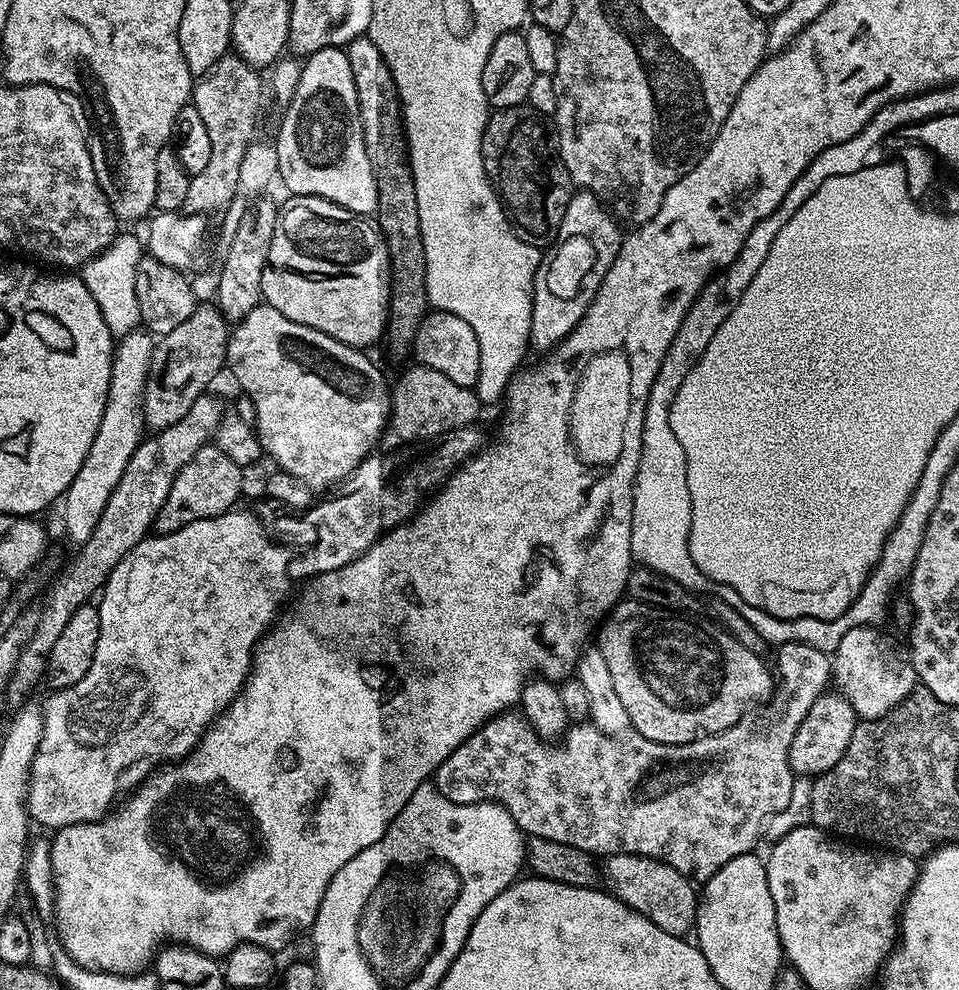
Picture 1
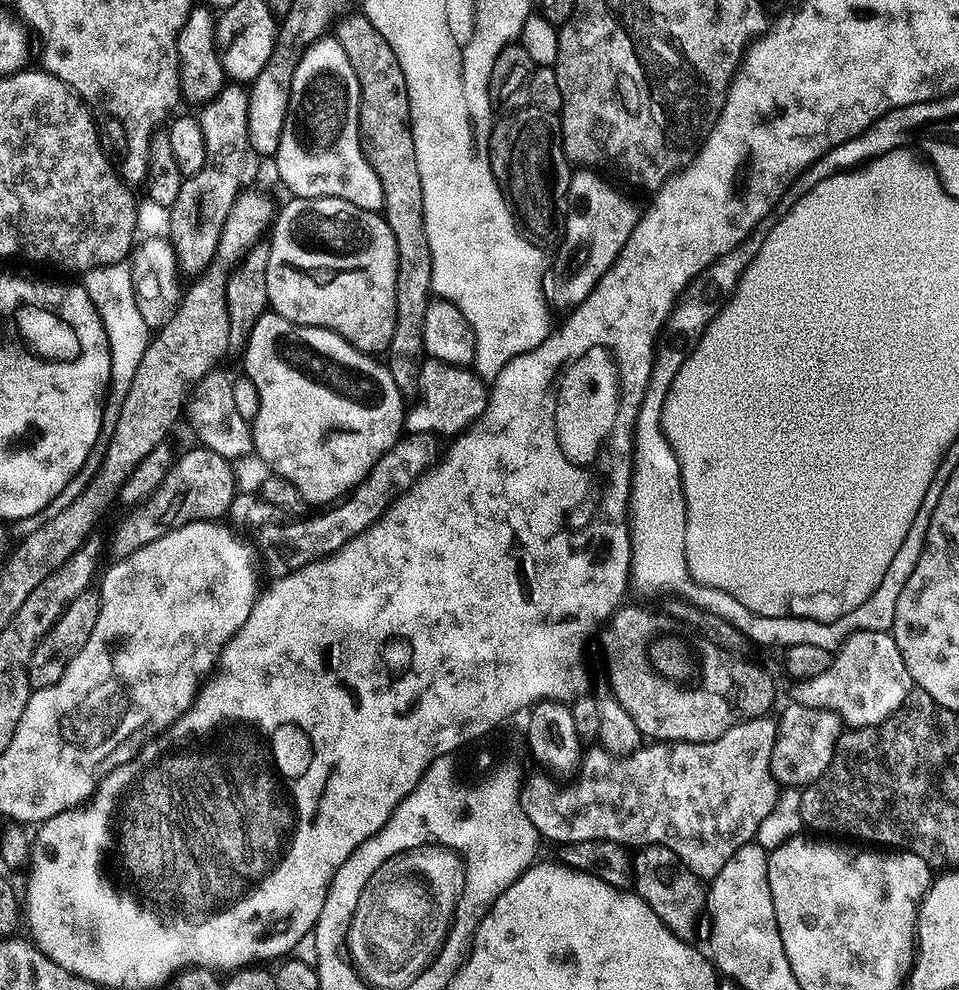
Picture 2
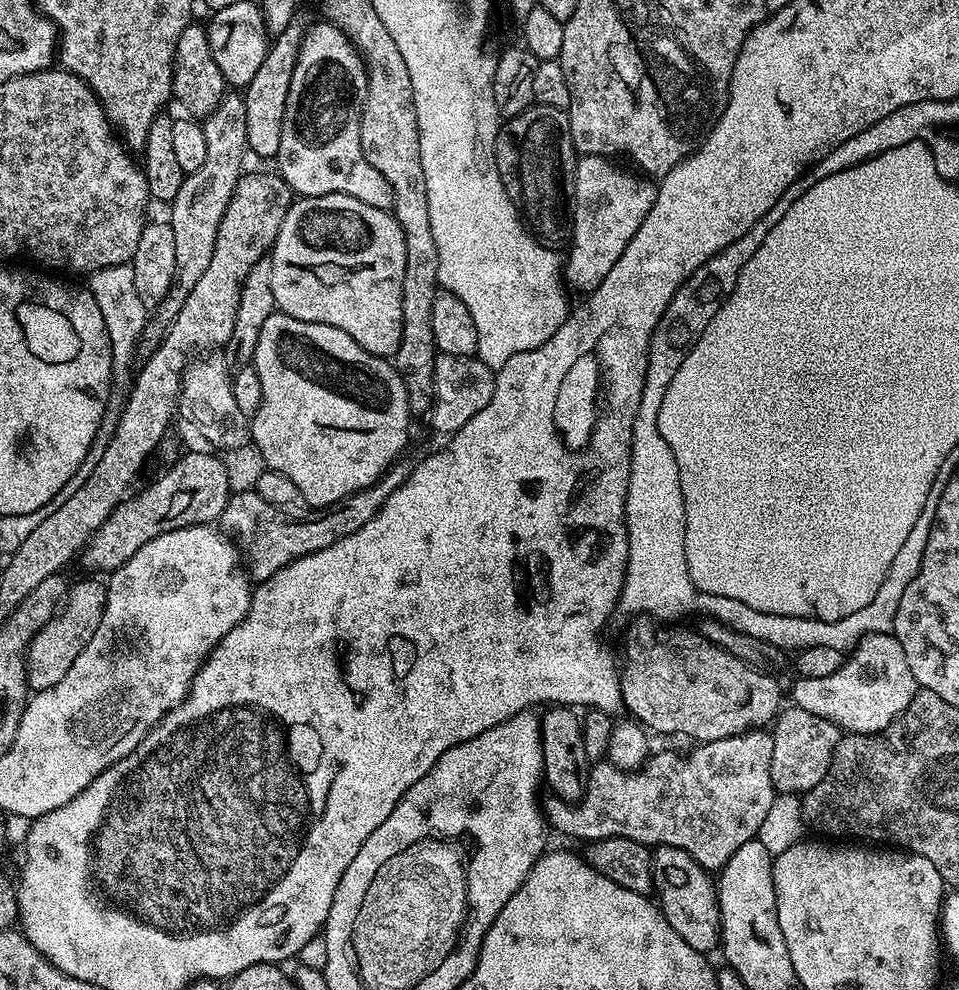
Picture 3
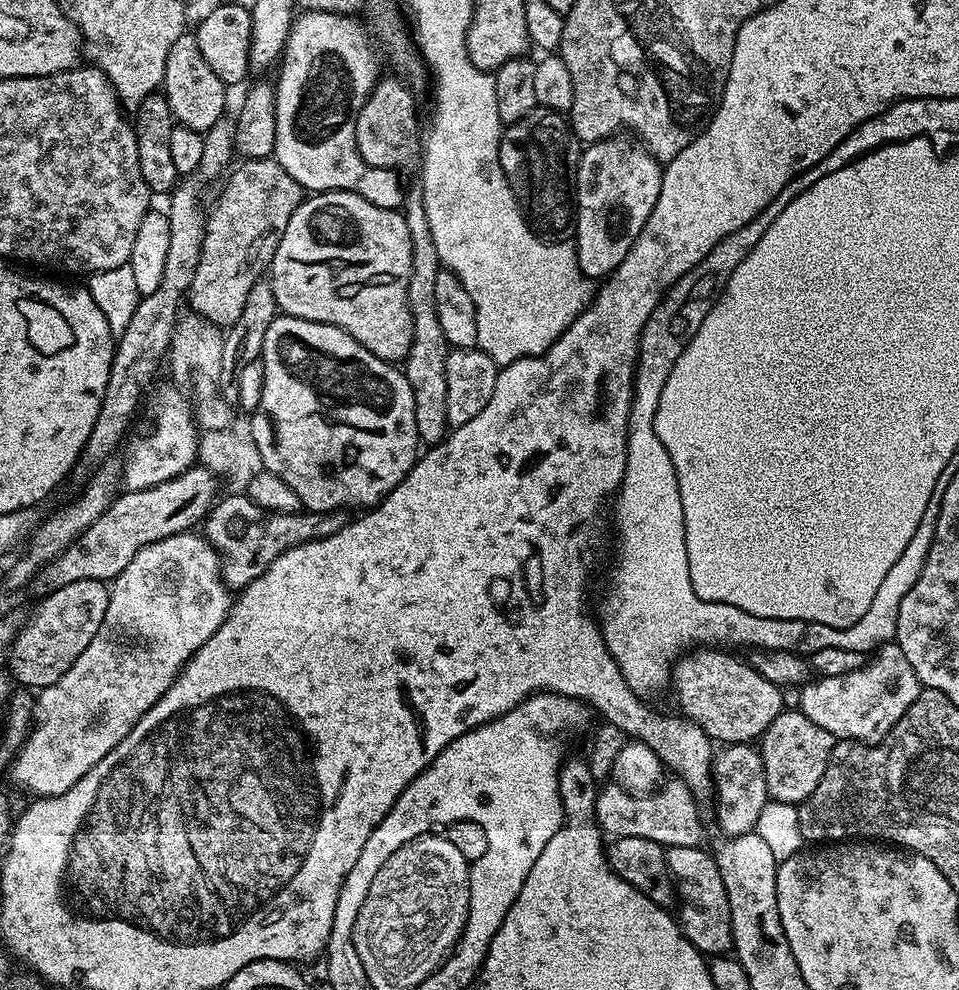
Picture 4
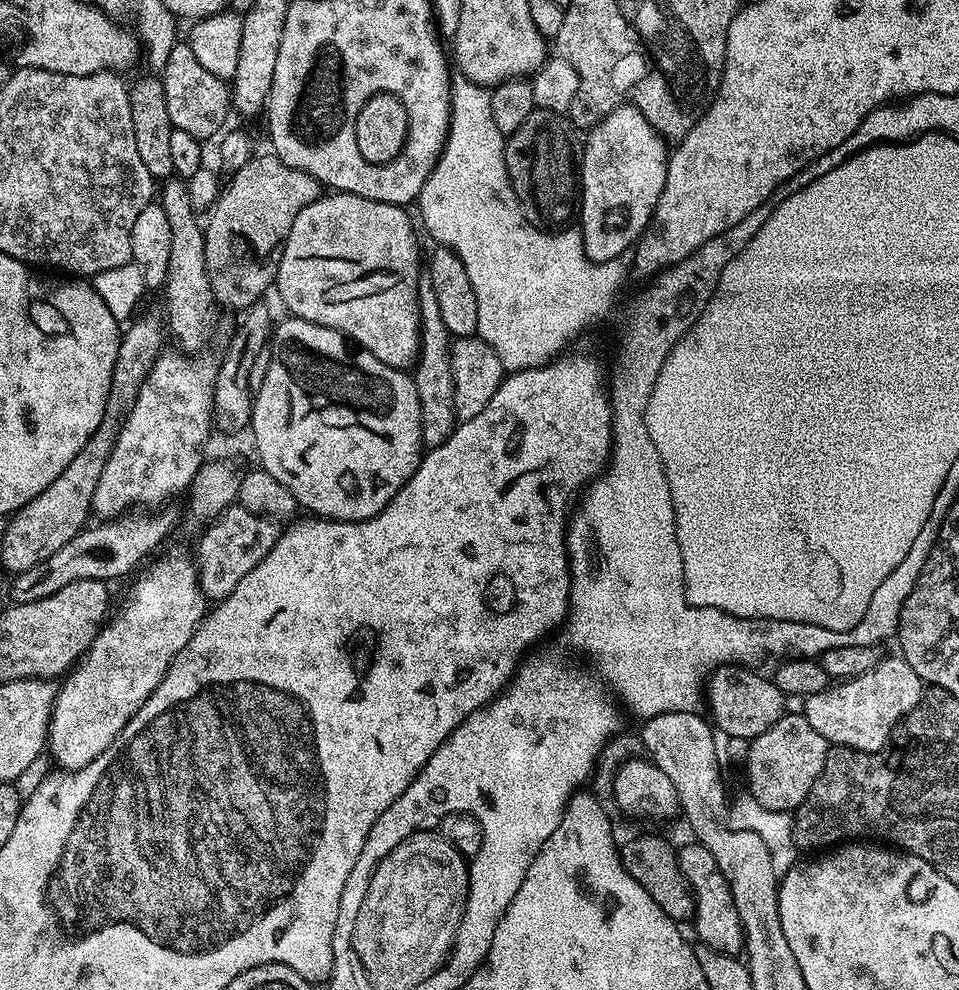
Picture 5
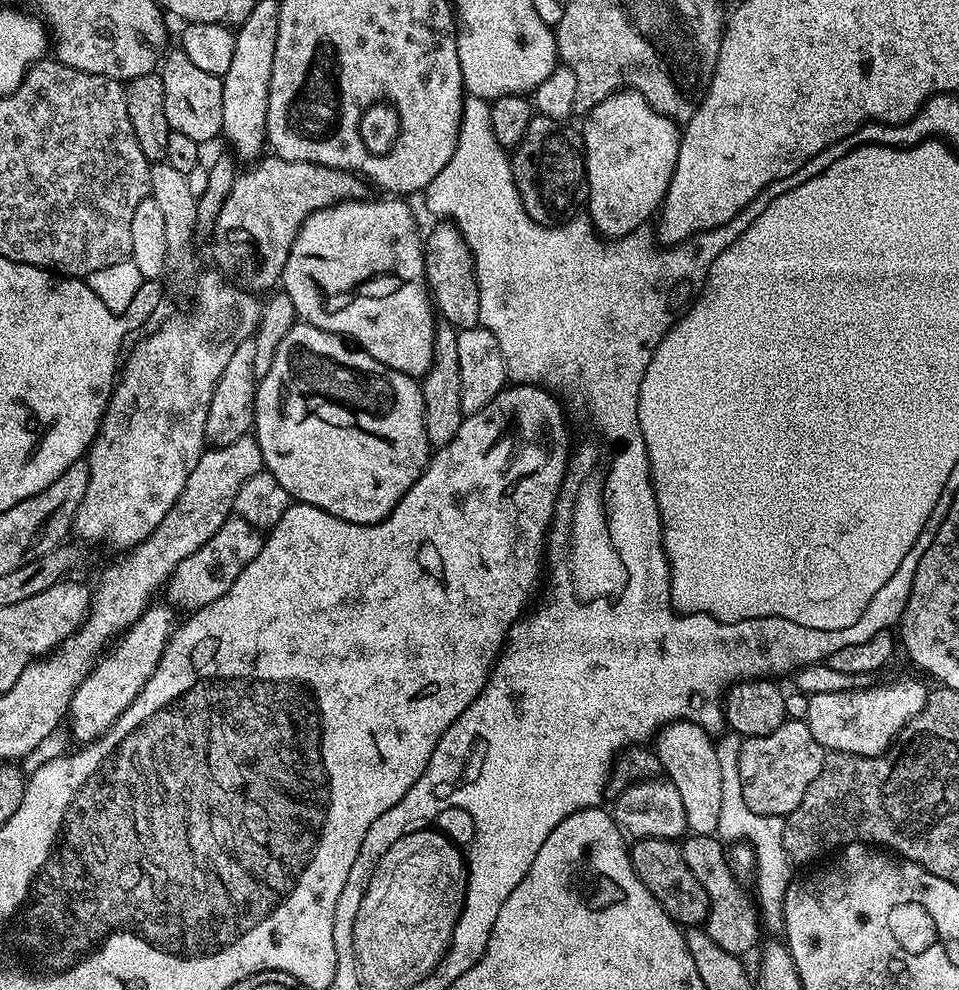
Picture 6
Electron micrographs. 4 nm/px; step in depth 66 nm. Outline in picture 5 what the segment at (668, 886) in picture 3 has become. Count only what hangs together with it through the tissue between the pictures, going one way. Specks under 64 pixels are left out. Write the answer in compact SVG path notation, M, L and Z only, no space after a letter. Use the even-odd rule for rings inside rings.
M689 842L678 852L680 869L686 882L692 888L692 896L696 900L696 936L705 948L717 948L728 956L736 956L745 951L744 927L740 924L738 910L734 906L734 898L730 894L730 886L726 878L716 869L714 858L706 846Z

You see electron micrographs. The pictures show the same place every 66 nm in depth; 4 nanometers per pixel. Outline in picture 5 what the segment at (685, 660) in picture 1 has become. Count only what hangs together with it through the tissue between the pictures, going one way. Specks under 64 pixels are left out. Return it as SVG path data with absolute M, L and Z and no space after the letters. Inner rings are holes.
M725 664L723 668L716 669L706 681L707 715L721 733L725 732L725 737L753 740L758 734L770 730L770 726L774 726L774 722L785 715L784 693L772 684L767 675L759 676L756 672L759 671L748 666Z

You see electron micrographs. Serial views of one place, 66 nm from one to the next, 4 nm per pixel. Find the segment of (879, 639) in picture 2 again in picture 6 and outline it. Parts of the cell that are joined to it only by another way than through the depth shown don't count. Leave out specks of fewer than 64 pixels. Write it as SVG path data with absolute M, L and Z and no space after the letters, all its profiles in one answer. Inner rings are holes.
M896 680L893 684L877 682L870 688L852 692L831 692L807 697L806 723L810 734L829 752L849 752L859 756L876 756L892 747L900 731L922 710L930 688L920 680Z

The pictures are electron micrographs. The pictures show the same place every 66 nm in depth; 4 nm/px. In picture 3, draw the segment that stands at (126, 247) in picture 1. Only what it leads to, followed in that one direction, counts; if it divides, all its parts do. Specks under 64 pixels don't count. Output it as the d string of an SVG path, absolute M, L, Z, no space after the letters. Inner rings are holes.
M131 263L103 268L87 277L86 287L91 292L98 310L102 310L102 322L106 322L106 334L112 347L112 386L120 394L125 393L131 383L128 363L136 352L136 343L145 335L150 322L149 309L145 308L142 298L138 298L138 286L134 286L134 270Z

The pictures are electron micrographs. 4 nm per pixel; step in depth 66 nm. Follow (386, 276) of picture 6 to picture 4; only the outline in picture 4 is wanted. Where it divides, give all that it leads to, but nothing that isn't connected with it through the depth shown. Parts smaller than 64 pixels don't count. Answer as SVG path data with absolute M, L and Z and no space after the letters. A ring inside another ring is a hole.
M317 192L309 195L300 203L298 210L294 210L294 214L290 214L290 222L286 222L282 242L278 242L278 250L274 254L270 269L270 283L274 290L276 307L285 316L297 316L319 324L333 324L335 328L341 328L343 332L353 336L359 344L366 346L366 350L370 350L370 354L389 362L403 362L408 357L409 344L412 341L412 319L410 318L410 306L406 302L406 286L410 280L411 257L410 232L406 230L403 211L374 206L374 202L366 202L366 198L353 192Z

